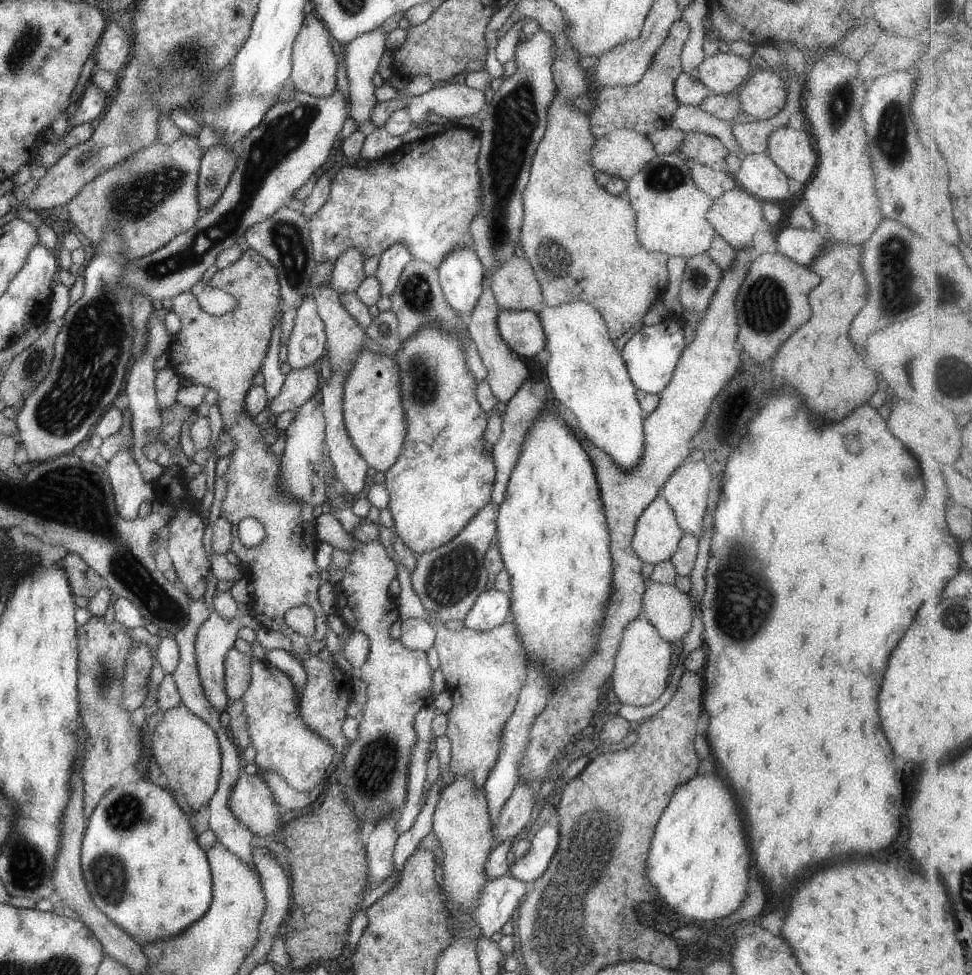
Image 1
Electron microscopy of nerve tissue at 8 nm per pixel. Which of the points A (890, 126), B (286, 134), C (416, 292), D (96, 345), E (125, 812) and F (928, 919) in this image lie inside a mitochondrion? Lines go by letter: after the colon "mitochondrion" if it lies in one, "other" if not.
A: mitochondrion
B: mitochondrion
C: mitochondrion
D: mitochondrion
E: mitochondrion
F: other

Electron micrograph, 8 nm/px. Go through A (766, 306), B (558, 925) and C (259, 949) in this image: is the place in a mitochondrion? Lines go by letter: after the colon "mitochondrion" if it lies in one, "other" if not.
A: mitochondrion
B: mitochondrion
C: other

